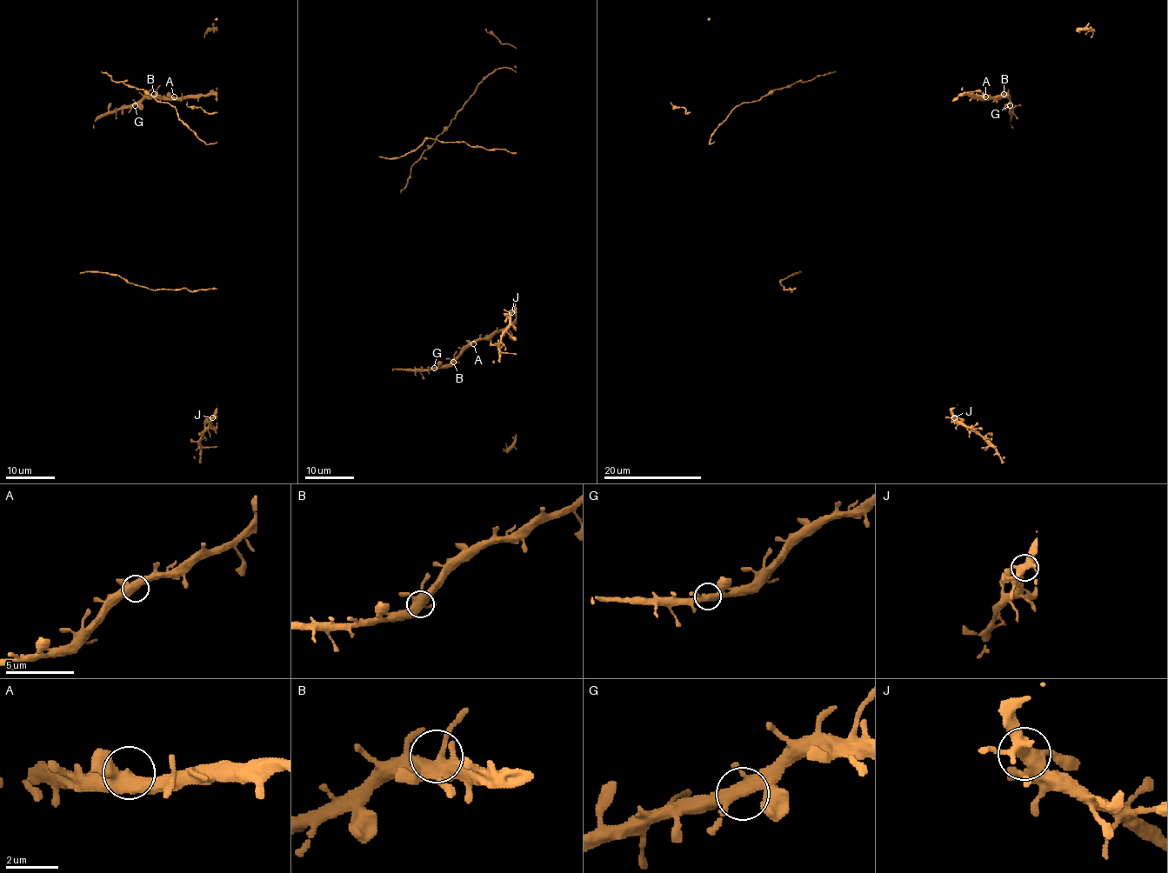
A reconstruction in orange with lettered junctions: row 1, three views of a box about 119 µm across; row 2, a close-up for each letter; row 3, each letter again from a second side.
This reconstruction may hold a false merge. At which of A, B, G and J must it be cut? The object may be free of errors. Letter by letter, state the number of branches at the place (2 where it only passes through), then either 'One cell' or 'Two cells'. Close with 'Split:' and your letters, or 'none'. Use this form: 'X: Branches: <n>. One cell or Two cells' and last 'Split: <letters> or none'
A: Branches: 3. One cell
B: Branches: 6. One cell
G: Branches: 4. One cell
J: Branches: 5. One cell
Split: none

